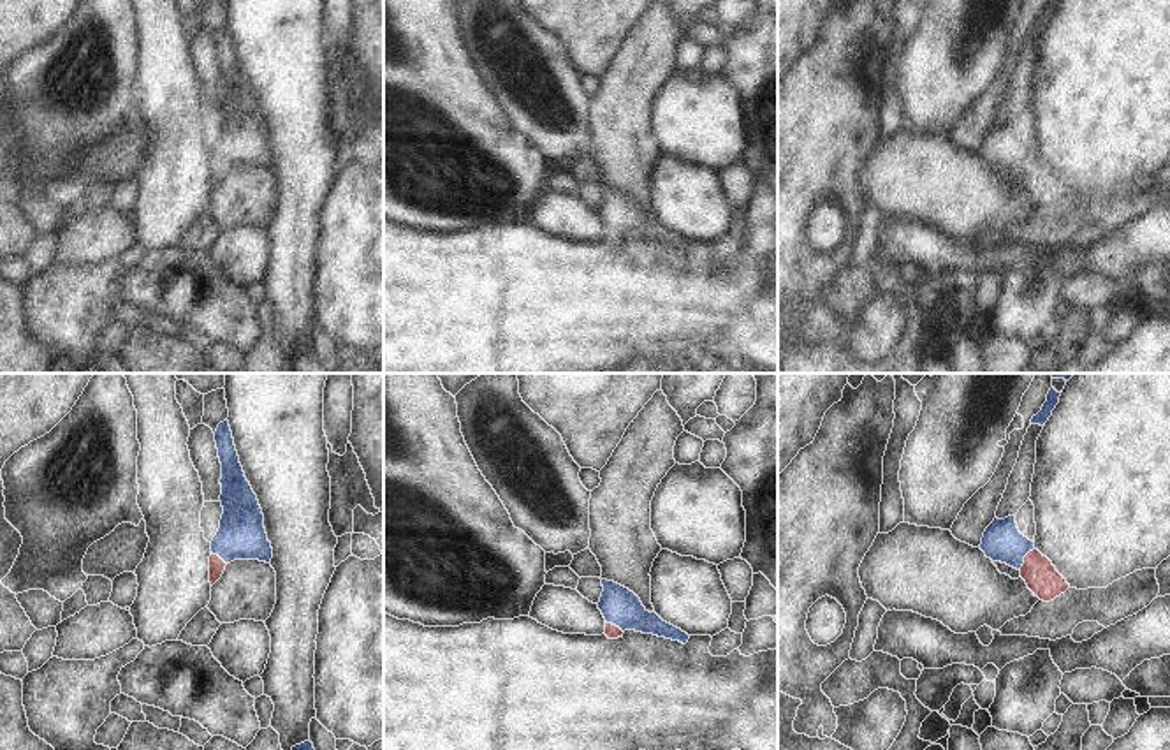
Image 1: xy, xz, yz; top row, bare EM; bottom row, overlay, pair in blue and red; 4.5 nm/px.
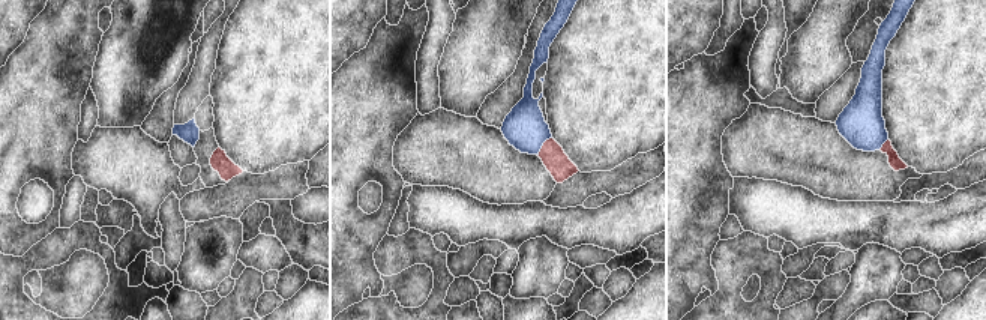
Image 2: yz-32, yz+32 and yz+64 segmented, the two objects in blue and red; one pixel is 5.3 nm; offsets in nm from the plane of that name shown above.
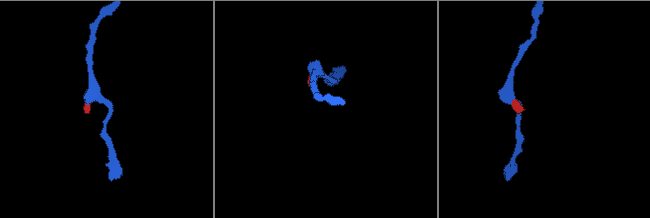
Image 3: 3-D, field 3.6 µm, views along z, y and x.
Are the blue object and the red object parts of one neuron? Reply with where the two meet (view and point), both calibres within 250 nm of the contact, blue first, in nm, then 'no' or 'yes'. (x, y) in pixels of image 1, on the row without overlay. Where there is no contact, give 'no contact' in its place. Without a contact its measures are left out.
yz (1023, 164) | 180/150 nm | yes

